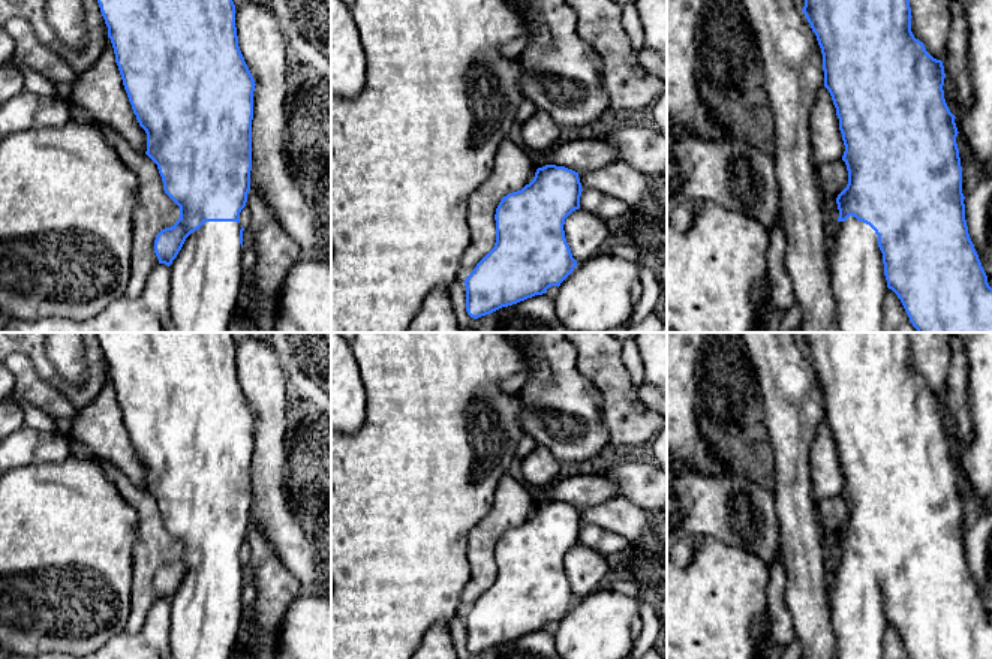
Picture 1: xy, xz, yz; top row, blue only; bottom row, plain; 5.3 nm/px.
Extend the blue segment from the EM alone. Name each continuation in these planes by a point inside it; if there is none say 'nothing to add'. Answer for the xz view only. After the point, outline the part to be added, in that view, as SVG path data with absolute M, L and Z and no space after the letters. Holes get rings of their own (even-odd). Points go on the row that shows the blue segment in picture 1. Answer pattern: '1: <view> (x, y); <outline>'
nothing to add

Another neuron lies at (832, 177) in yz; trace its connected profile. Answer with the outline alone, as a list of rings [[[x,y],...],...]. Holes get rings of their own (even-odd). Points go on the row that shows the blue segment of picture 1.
[[[841,159],[820,165],[817,168],[817,181],[821,198],[836,199],[848,184],[848,171],[845,162]]]

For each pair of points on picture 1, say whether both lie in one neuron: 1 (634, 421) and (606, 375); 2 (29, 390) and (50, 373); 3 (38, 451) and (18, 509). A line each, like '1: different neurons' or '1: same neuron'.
1: same neuron
2: different neurons
3: different neurons

